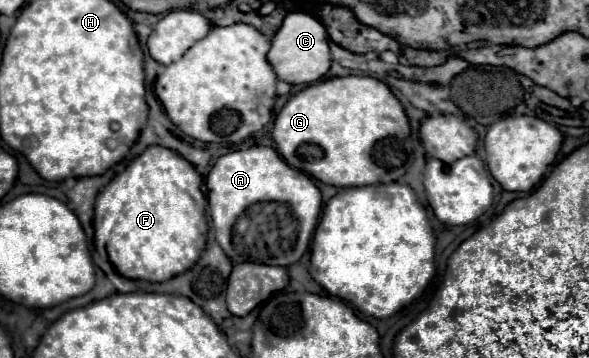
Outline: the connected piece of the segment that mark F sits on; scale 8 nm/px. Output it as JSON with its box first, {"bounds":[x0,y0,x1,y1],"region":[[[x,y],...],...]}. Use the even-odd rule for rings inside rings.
{"bounds":[87,146,208,284],"region":[[[148,146],[96,196],[93,217],[94,237],[92,240],[87,238],[89,252],[91,246],[95,247],[112,262],[117,272],[135,282],[138,280],[150,284],[164,282],[176,274],[186,272],[200,258],[208,238],[207,200],[200,188],[202,183],[203,178],[196,172],[196,168],[188,160],[184,160],[178,152],[172,152],[162,146]]]}

